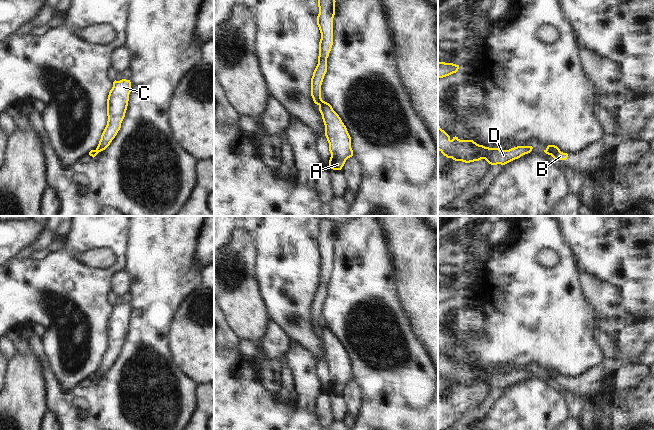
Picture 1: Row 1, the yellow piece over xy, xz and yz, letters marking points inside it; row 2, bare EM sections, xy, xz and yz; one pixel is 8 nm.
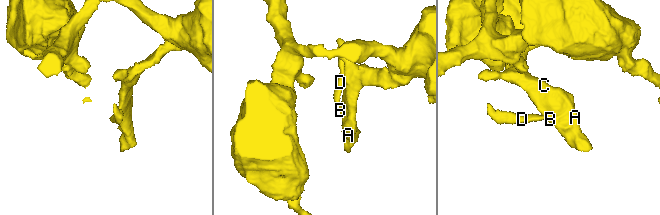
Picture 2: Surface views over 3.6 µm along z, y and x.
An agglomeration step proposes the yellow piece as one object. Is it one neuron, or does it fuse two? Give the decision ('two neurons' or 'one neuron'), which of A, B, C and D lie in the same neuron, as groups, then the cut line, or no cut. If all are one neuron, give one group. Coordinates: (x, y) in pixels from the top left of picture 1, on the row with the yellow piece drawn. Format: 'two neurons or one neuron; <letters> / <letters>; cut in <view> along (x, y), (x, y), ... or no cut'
two neurons; A B C / D; cut in xz along (322, 100), (319, 105)

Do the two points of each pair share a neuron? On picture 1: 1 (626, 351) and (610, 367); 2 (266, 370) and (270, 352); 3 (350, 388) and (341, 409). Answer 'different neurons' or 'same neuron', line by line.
1: different neurons
2: different neurons
3: different neurons

